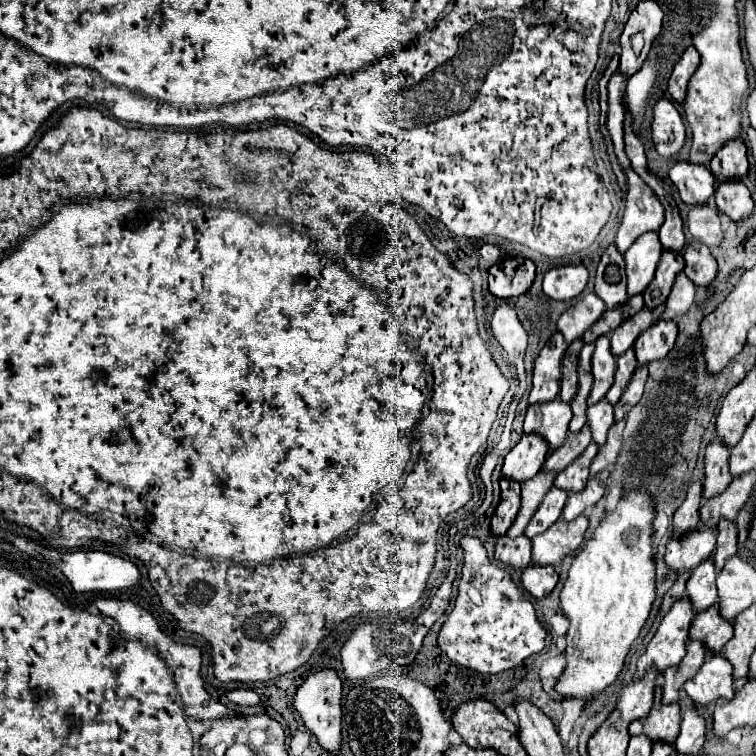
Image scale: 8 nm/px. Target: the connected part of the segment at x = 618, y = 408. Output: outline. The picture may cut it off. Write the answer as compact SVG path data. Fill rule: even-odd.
M642 366L636 370L636 374L632 376L628 388L624 390L622 398L618 400L618 404L614 406L614 416L616 416L616 422L624 420L628 416L628 412L640 402L642 394L644 394L644 386L646 386L646 380L648 380L648 368Z

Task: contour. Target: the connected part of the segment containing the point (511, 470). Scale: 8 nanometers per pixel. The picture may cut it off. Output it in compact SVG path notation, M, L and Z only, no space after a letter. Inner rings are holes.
M524 434L522 440L506 454L502 474L514 482L528 482L534 478L548 454L548 444L536 434Z

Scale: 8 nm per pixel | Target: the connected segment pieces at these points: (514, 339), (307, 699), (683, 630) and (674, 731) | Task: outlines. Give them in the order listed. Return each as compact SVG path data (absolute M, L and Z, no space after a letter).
M498 306L492 322L490 322L494 338L500 342L500 346L506 350L510 362L518 368L520 380L524 378L524 352L528 344L528 335L524 326L520 324L514 308L510 306Z
M324 668L320 672L308 676L306 682L294 694L294 708L302 716L306 728L318 738L320 746L332 754L336 754L340 750L340 738L342 738L340 698L342 698L342 682L334 668Z
M682 598L672 606L672 610L662 618L646 652L638 658L636 678L642 678L652 666L658 674L662 674L664 670L680 664L680 660L686 656L686 640L692 618L694 610L688 598Z
M656 684L654 706L652 706L648 718L642 720L644 734L652 742L668 742L668 744L674 744L676 738L678 738L678 730L680 730L680 706L678 704L664 706L660 702L660 698L662 698L662 686Z

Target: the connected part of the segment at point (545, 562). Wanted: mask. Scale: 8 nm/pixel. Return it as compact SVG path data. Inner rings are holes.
M584 514L572 522L558 518L552 528L532 540L532 562L540 566L558 566L566 556L580 550L586 530L588 518Z

